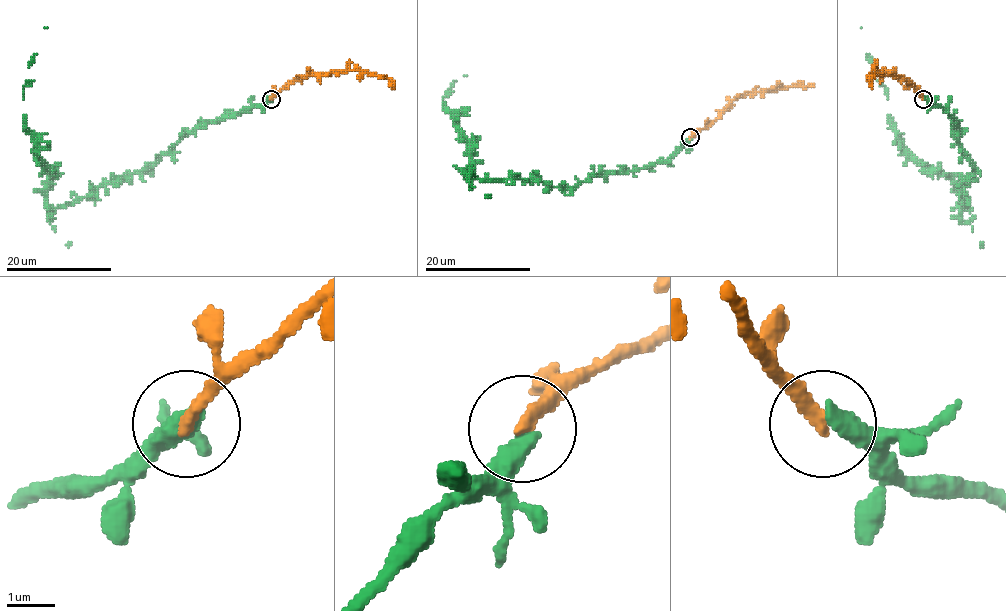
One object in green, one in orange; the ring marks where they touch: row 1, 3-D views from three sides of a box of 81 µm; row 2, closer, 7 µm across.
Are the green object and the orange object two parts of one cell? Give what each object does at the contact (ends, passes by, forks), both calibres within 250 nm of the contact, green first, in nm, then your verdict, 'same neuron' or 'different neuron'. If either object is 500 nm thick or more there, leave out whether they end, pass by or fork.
green ends there; orange ends there; 480 nm thick on the green side, 300 nm on the other; same neuron

